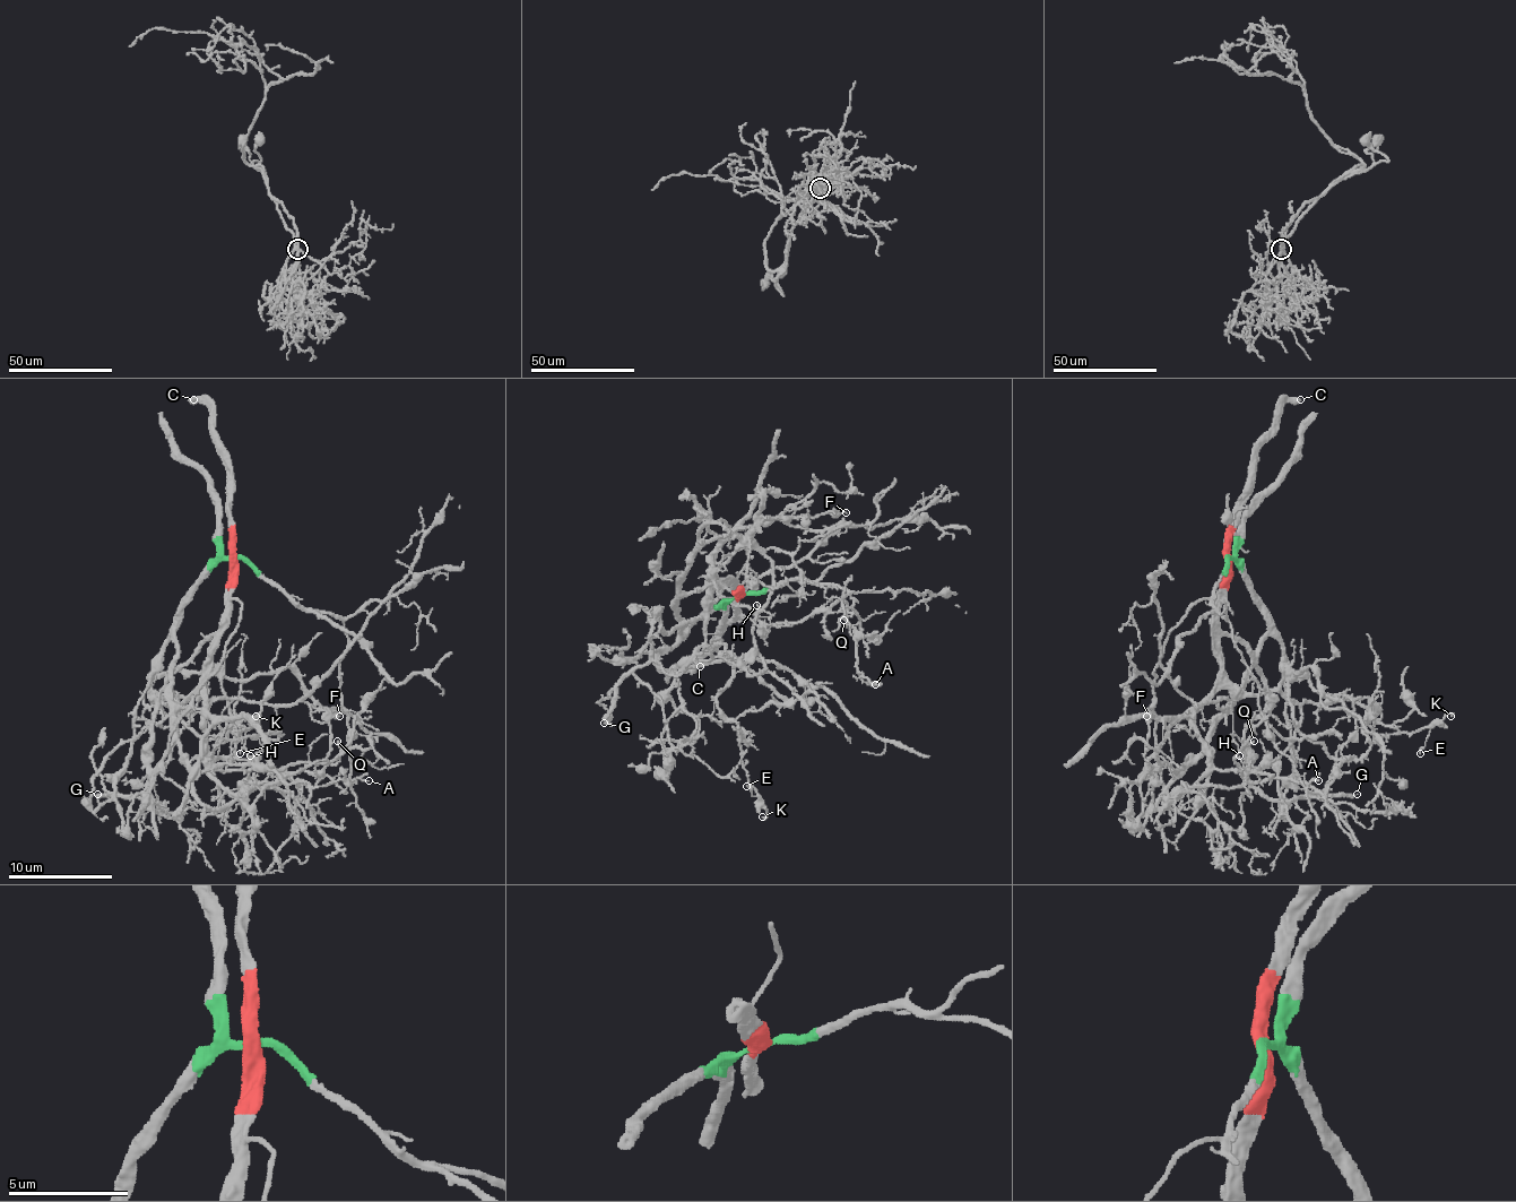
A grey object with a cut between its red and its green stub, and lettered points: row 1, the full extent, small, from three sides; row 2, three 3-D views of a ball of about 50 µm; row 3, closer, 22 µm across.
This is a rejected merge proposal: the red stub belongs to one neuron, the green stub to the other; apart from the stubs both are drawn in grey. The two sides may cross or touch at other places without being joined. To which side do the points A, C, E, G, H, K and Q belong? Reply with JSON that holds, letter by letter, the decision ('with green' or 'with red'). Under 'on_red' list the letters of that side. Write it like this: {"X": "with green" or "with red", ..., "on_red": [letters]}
{"A": "with green", "C": "with red", "E": "with red", "G": "with red", "H": "with red", "K": "with red", "Q": "with red", "on_red": ["C", "E", "G", "H", "K", "Q"]}

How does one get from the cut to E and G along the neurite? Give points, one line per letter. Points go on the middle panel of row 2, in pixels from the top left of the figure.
E: (741, 594), (717, 584), (707, 643), (738, 662), (717, 700), (735, 724), (756, 794), (745, 786)
G: (741, 594), (730, 584), (701, 615), (665, 630), (657, 610), (652, 656), (616, 688), (616, 706), (603, 724)

